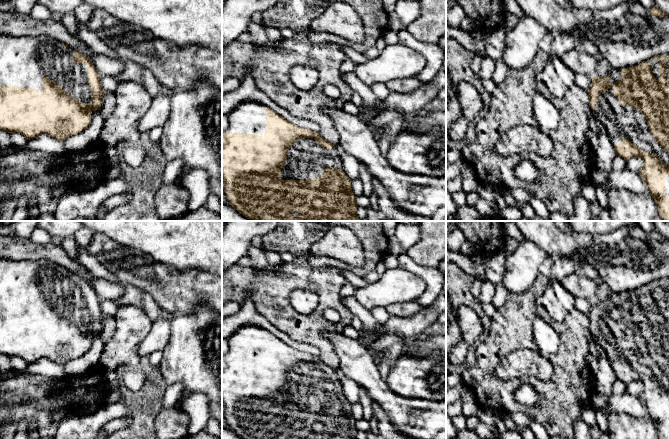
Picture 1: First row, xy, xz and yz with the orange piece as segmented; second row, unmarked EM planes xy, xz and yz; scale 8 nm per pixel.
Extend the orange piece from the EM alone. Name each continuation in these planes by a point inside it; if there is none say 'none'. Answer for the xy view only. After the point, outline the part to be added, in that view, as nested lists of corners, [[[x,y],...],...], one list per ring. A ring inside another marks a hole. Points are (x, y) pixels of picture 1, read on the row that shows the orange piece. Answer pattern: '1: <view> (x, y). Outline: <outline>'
1: xy (23, 60). Outline: [[[0,34],[0,86],[20,86],[24,88],[34,87],[39,95],[41,93],[41,80],[44,74],[49,79],[59,84],[63,91],[72,98],[85,104],[92,104],[92,94],[87,82],[87,65],[73,63],[73,47],[62,46],[63,43],[46,35],[39,36],[11,36]]]

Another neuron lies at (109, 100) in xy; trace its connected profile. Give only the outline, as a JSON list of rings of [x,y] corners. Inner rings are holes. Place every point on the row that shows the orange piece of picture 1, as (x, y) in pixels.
[[[105,92],[105,94],[102,98],[102,106],[100,109],[100,113],[102,114],[104,120],[113,113],[115,107],[116,107],[115,94]]]

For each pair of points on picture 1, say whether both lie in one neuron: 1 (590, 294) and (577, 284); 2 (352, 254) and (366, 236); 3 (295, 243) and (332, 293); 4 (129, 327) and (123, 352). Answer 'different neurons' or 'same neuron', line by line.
1: same neuron
2: different neurons
3: different neurons
4: same neuron

